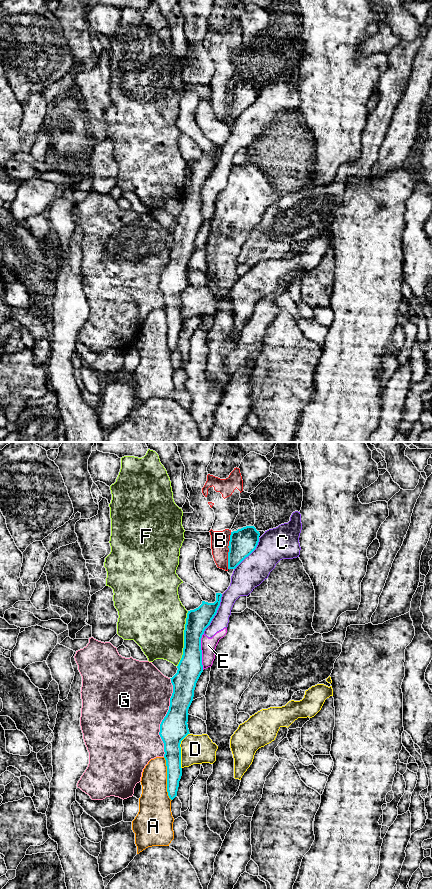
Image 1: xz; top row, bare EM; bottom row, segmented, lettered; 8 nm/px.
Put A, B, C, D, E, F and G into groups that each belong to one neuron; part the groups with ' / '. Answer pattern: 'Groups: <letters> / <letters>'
Groups: A / B / C E / D / F / G

